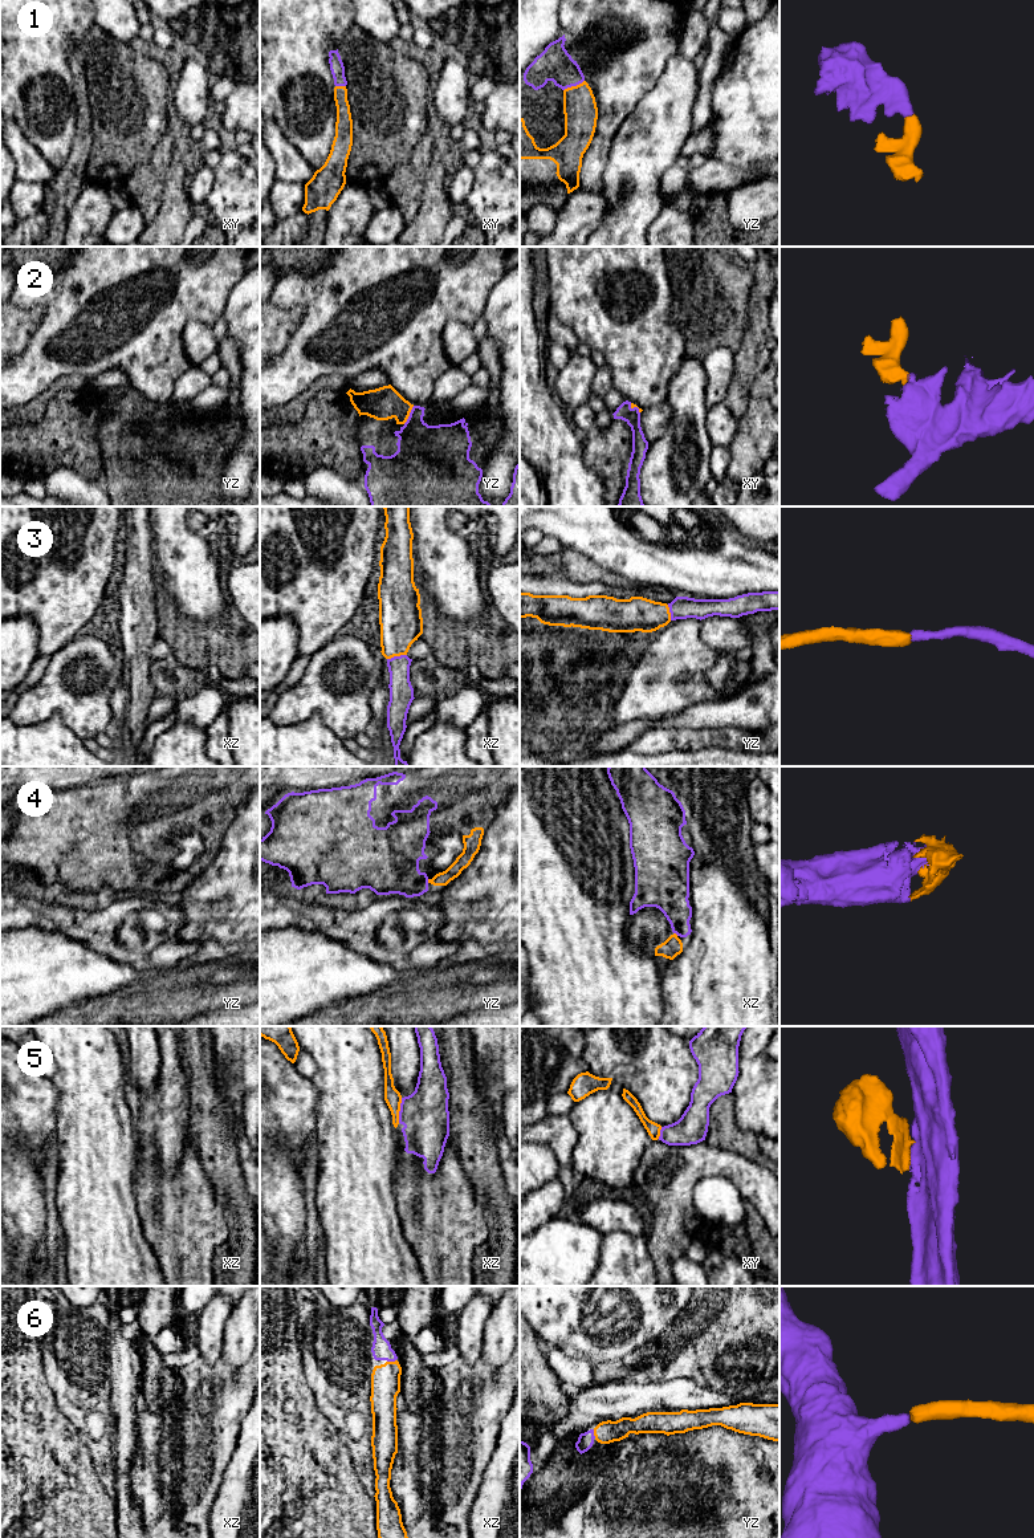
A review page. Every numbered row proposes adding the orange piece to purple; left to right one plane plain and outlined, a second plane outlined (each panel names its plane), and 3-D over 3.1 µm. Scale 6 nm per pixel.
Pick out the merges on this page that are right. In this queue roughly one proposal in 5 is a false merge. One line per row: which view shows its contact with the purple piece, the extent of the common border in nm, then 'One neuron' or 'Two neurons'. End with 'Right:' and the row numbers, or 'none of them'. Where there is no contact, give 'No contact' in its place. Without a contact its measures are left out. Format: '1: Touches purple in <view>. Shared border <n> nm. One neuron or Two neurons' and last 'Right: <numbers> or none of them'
1: Touches purple in yz. Shared border 140 nm. One neuron
2: Touches purple in yz. Shared border 130 nm. One neuron
3: Touches purple in xz. Shared border 120 nm. One neuron
4: Touches purple in xz. Shared border 40 nm. One neuron
5: Touches purple in xz. Shared border 150 nm. One neuron
6: Touches purple in xz. Shared border 60 nm. One neuron
Right: 1, 2, 3, 4, 5, 6

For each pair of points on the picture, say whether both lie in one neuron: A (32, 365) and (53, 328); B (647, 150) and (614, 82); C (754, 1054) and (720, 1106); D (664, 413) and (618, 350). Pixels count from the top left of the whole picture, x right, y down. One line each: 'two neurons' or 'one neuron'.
A: one neuron
B: two neurons
C: two neurons
D: two neurons

